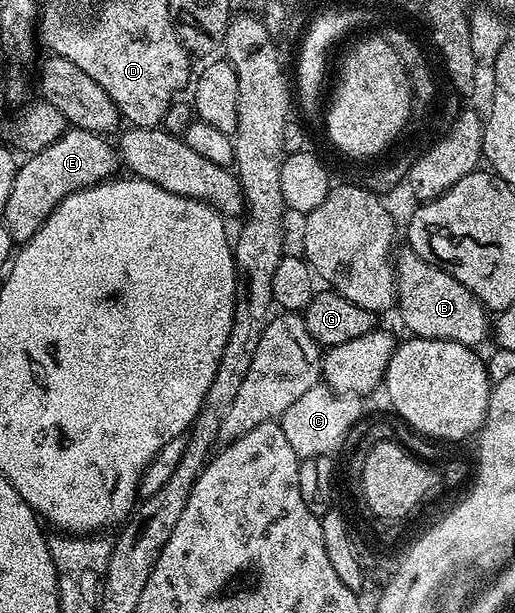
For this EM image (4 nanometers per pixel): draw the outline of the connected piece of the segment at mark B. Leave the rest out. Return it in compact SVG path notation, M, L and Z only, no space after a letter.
M408 247L398 250L394 269L397 280L397 309L400 309L401 319L414 338L453 340L469 348L480 346L479 343L486 335L488 338L491 321L487 309L455 277L421 259Z

